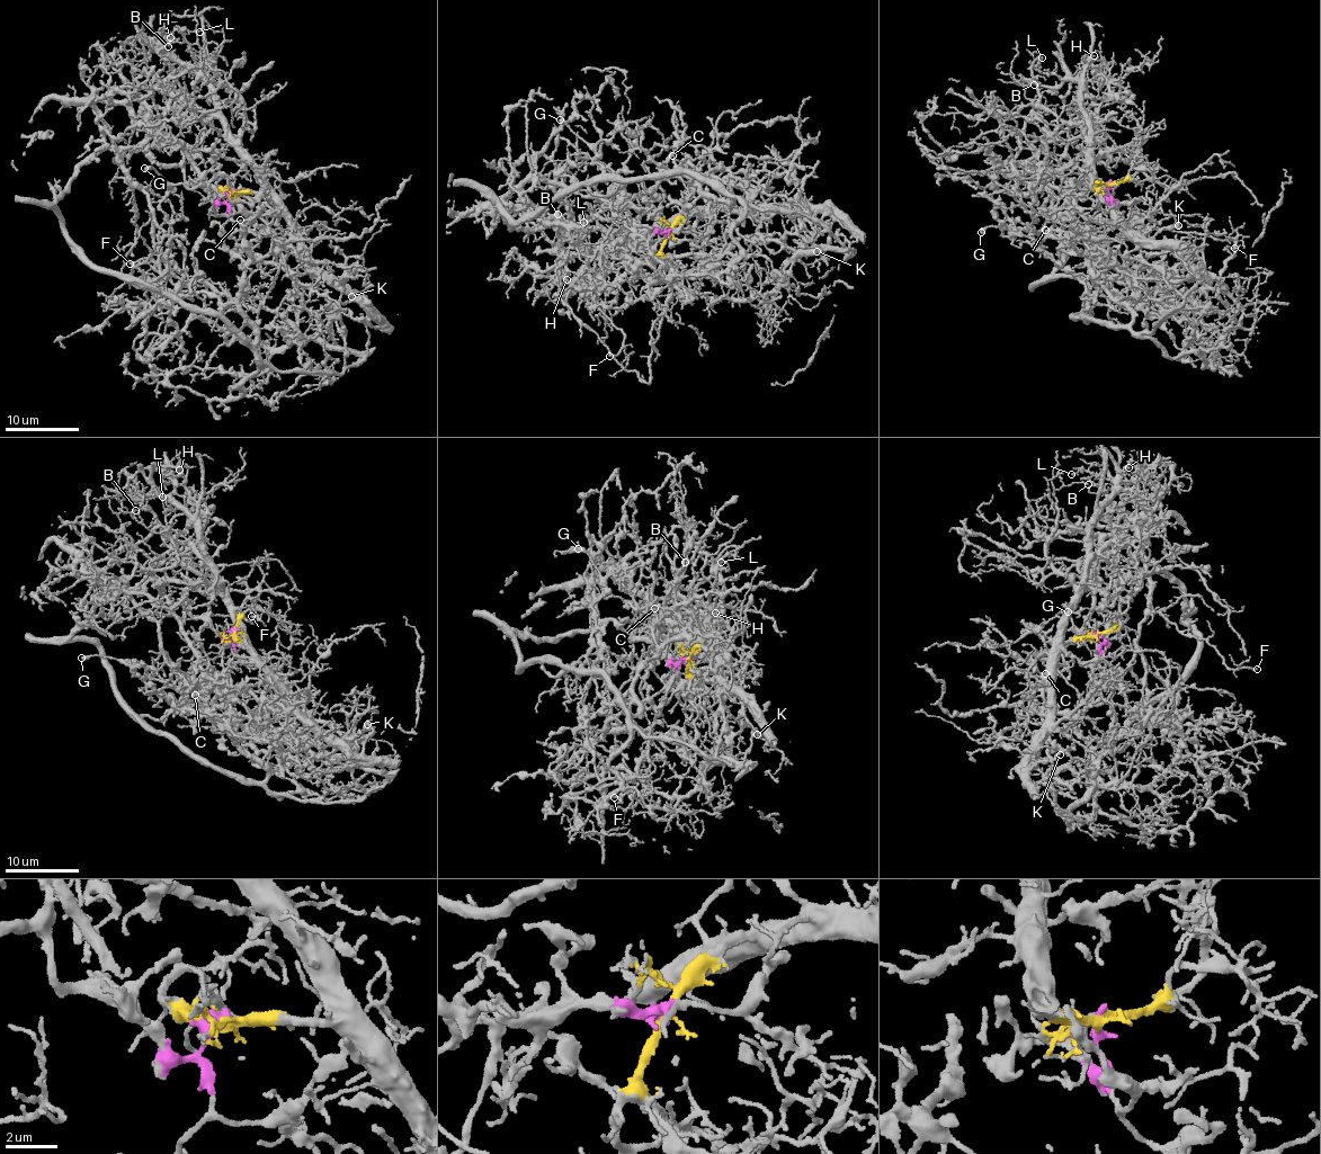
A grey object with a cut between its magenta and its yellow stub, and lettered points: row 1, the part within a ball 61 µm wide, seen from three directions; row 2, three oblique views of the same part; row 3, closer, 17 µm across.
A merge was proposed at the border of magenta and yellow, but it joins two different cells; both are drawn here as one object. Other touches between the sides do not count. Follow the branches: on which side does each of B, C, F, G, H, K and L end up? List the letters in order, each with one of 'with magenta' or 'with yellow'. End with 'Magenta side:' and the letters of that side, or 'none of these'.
B: with yellow
C: with magenta
F: with magenta
G: with magenta
H: with yellow
K: with yellow
L: with yellow
Magenta side: C, F, G

